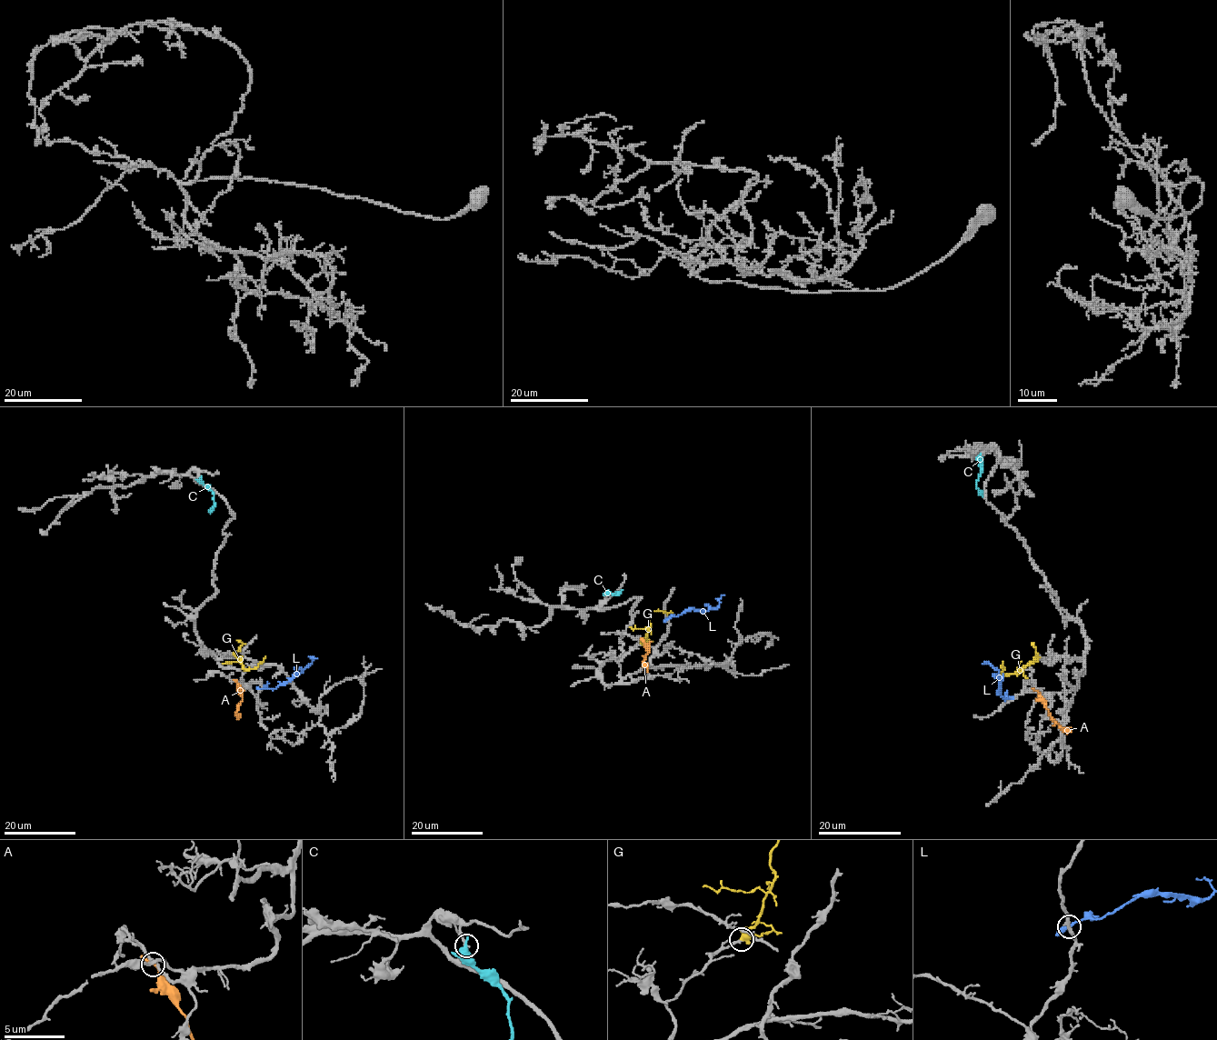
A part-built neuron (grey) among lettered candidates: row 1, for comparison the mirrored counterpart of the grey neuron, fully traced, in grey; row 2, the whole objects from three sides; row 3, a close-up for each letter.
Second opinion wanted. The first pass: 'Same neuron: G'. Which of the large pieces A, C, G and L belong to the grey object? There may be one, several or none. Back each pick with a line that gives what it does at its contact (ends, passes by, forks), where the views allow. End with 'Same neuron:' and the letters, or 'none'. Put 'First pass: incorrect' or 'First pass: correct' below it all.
G: it passes by
Same neuron: G
First pass: correct

